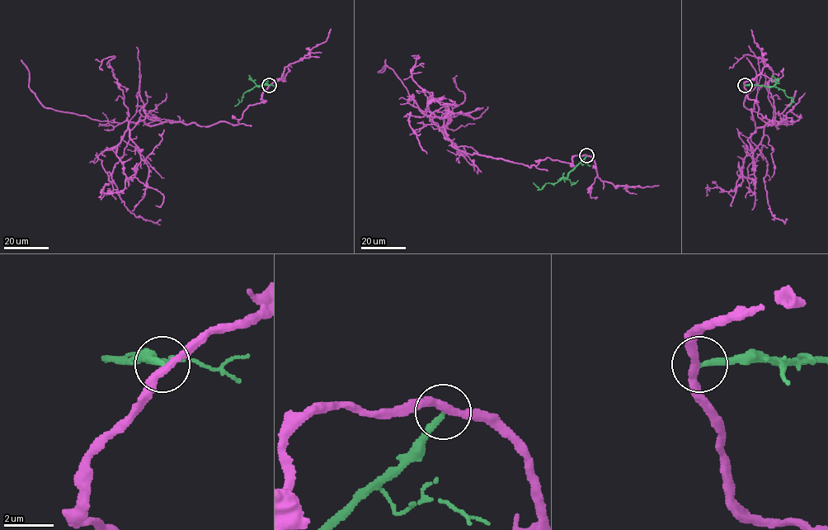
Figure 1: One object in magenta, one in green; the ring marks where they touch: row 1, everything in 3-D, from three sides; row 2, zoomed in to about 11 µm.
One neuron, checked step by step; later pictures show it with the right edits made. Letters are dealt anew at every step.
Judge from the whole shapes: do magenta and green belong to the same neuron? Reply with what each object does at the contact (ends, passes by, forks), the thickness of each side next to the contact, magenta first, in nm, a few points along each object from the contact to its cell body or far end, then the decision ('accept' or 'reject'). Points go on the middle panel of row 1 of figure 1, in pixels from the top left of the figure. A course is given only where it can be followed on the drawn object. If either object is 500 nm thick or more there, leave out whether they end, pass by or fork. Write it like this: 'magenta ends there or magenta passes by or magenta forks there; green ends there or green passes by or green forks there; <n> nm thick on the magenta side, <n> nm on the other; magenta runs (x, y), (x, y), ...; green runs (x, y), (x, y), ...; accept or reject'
magenta passes by; green ends there; 280 nm thick on the magenta side, 240 nm on the other; magenta runs (586, 156), (571, 163), (546, 158), (529, 167), (470, 154), (448, 137), (444, 106), (409, 112), (426, 153); green runs (586, 156), (567, 177), (556, 182), (547, 182), (541, 190), (533, 182); reject

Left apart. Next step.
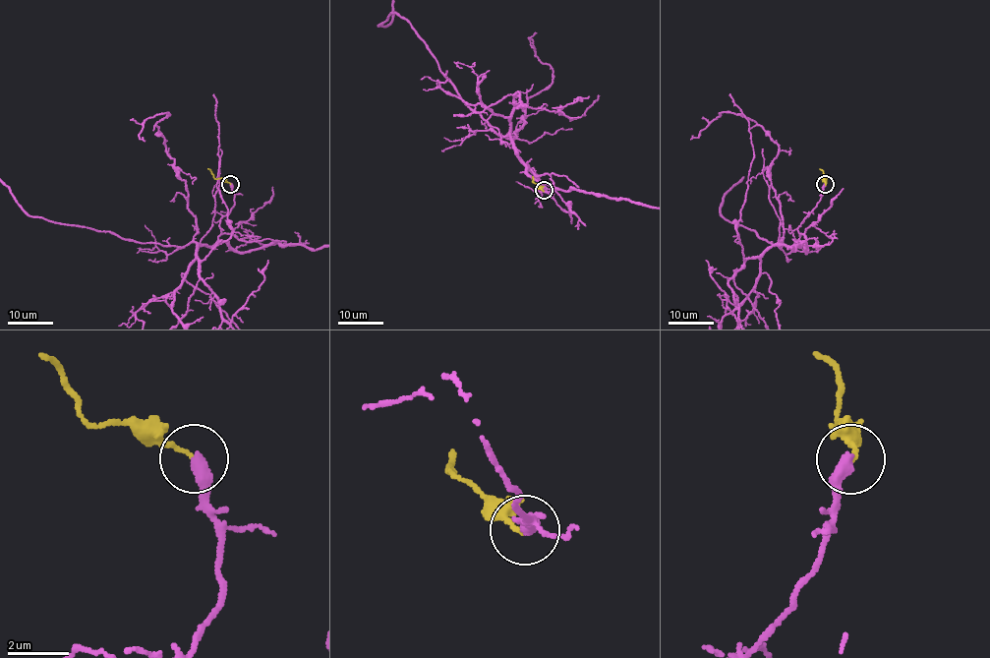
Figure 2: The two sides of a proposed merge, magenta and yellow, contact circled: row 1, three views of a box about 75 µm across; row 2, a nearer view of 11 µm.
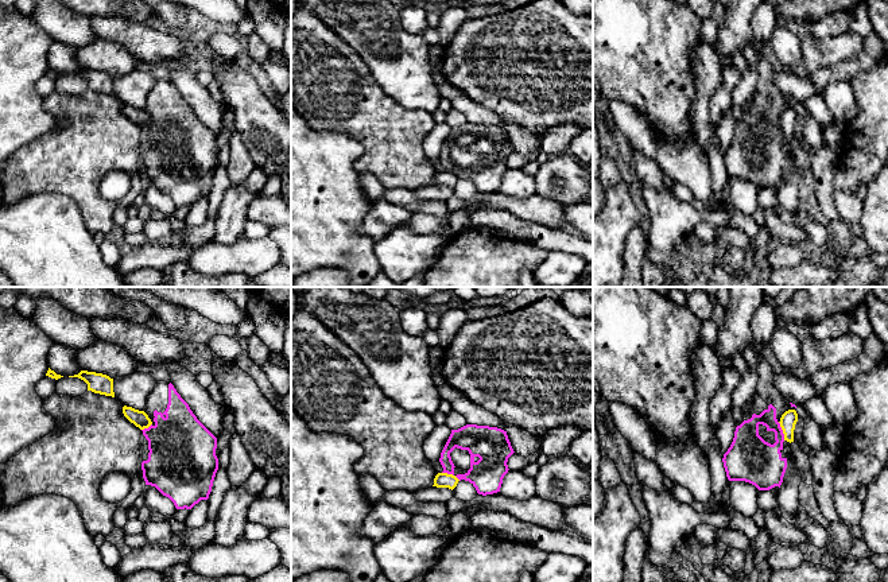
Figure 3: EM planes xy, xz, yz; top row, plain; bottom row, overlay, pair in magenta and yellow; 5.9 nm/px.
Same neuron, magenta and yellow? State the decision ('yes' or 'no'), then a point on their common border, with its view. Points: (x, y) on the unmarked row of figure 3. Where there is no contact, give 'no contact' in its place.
no; meets magenta in yz at (782, 130)

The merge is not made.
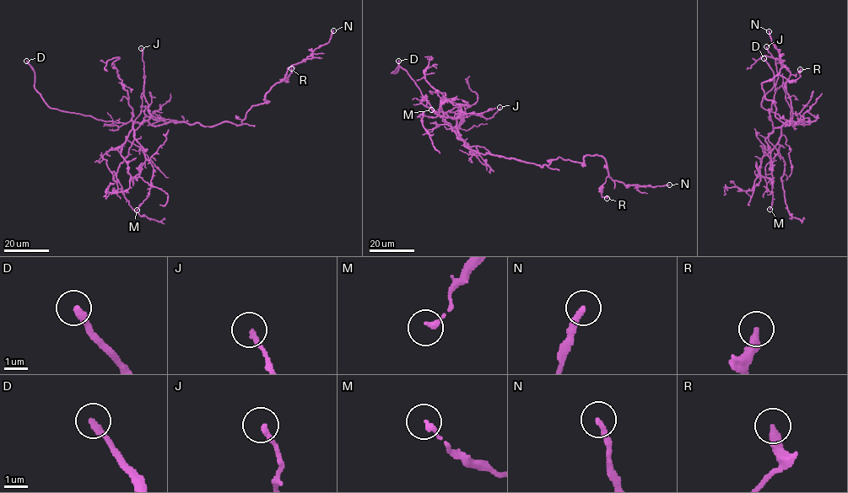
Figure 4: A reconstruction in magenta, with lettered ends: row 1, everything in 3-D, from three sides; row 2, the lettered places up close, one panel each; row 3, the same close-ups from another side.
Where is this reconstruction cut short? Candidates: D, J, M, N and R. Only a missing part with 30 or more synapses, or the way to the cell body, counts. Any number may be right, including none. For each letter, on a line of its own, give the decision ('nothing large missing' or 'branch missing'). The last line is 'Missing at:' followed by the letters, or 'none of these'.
D: branch missing
J: nothing large missing
M: nothing large missing
N: branch missing
R: nothing large missing
Missing at: D, N

